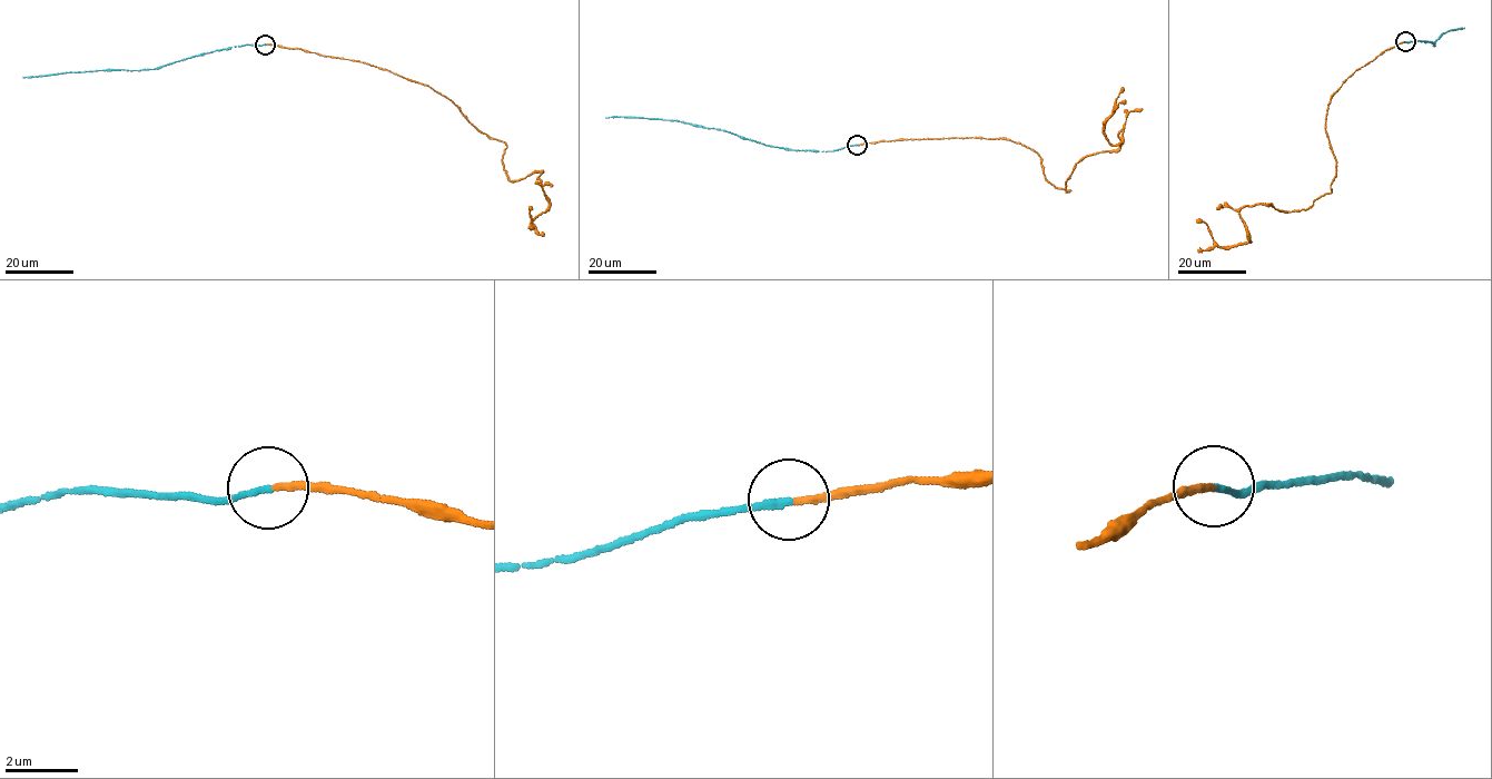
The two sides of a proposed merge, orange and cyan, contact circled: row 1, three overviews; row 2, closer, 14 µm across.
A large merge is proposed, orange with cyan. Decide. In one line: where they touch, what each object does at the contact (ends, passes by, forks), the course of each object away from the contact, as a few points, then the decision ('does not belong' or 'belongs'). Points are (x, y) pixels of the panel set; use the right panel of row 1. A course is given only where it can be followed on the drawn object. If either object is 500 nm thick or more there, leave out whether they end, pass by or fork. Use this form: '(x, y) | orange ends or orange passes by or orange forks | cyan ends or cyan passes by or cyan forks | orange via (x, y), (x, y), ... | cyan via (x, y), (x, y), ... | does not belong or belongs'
(1405, 41) | orange ends | cyan ends | orange via (1405, 41), (1330, 97), (1330, 193), (1292, 211), (1244, 206), (1251, 242), (1238, 245), (1221, 247), (1196, 219) | cyan via (1405, 41), (1432, 41), (1433, 46), (1444, 32), (1464, 28) | belongs

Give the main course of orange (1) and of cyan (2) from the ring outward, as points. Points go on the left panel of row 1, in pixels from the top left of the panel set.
1: (265, 43), (427, 86), (503, 141), (510, 180), (542, 171), (549, 207), (533, 228), (531, 207)
2: (264, 43), (204, 52), (154, 69), (22, 78)

